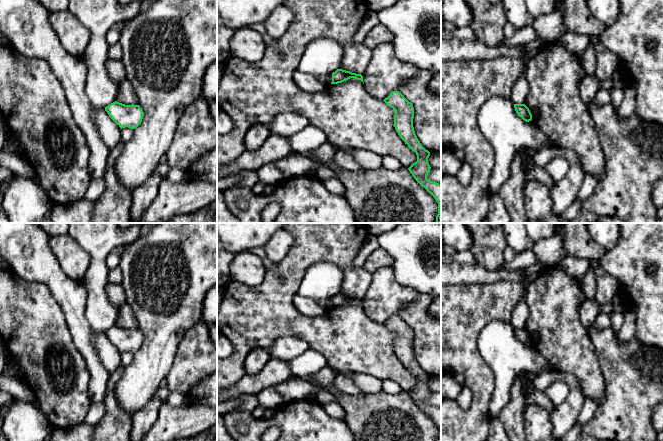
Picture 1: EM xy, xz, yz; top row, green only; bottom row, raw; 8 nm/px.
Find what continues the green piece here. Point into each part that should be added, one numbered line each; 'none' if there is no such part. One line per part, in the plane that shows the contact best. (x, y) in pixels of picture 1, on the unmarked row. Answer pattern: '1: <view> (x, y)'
none

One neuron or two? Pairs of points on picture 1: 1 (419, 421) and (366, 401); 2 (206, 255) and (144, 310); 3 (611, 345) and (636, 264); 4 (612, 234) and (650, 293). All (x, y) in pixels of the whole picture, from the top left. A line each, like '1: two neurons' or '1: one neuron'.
1: one neuron
2: one neuron
3: two neurons
4: two neurons

